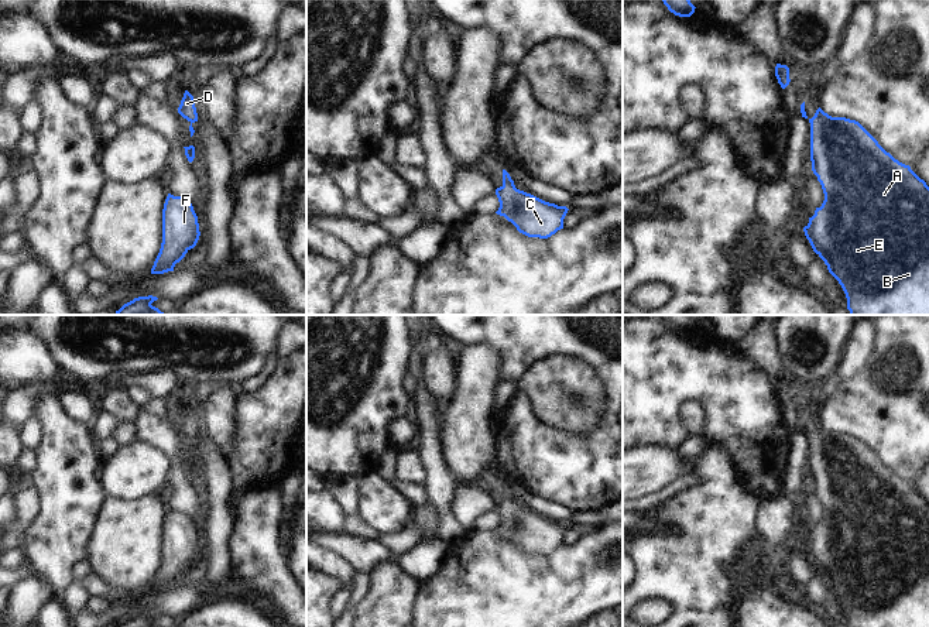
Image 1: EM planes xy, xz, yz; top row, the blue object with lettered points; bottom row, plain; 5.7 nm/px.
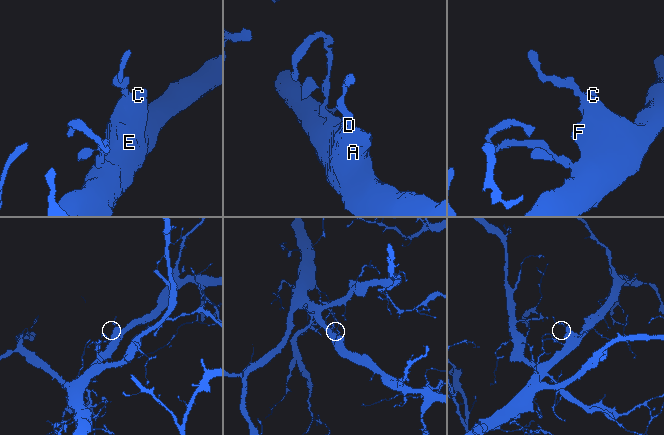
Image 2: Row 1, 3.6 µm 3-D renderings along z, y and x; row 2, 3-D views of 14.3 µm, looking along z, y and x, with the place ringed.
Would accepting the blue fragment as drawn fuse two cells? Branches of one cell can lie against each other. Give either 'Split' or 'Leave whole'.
Leave whole.

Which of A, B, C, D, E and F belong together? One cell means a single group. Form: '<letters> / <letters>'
A B C D E F

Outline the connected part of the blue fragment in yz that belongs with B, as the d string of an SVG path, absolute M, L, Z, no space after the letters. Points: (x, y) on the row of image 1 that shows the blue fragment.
M805 102L801 104L801 113L810 123L812 171L817 177L825 193L822 206L816 208L803 232L813 251L825 261L829 273L841 285L850 315L929 315L929 186L909 165L899 162L887 153L858 121L846 117L832 117L820 107L809 119L805 112Z

